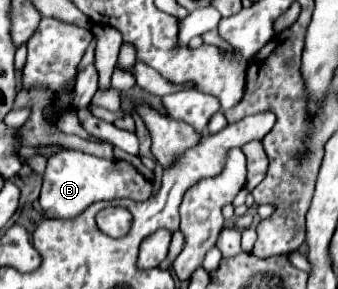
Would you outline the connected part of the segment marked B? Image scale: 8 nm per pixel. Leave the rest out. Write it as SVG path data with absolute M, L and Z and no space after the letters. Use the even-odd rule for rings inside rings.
M61 150L49 158L39 202L47 218L75 218L75 214L83 212L91 202L115 198L147 200L149 196L151 182L145 180L131 164L97 158L81 150Z

